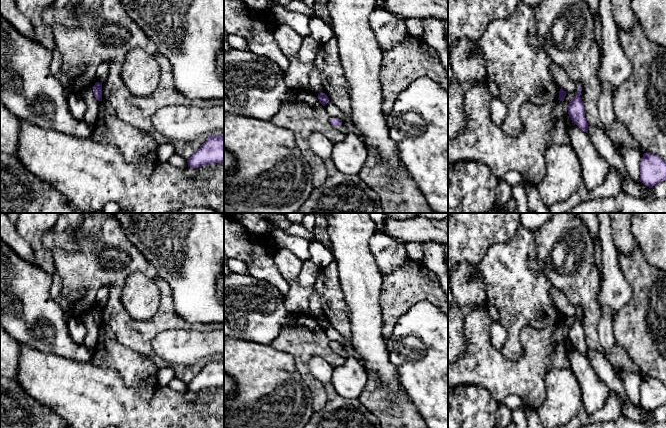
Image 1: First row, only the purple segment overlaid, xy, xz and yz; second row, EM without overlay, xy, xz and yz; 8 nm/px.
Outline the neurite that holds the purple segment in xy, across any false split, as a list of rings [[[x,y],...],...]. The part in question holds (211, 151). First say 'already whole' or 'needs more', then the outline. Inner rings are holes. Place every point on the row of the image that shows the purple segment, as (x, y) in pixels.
already whole; [[[221,134],[210,135],[187,162],[190,168],[224,163],[224,136]]]

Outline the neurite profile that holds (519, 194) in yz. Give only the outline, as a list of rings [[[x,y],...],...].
[[[517,184],[513,186],[513,198],[516,200],[515,213],[533,213],[527,204],[527,195],[524,184]]]

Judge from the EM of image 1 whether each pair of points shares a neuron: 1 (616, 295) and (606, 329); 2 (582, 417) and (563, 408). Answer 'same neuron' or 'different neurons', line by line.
1: same neuron
2: different neurons

